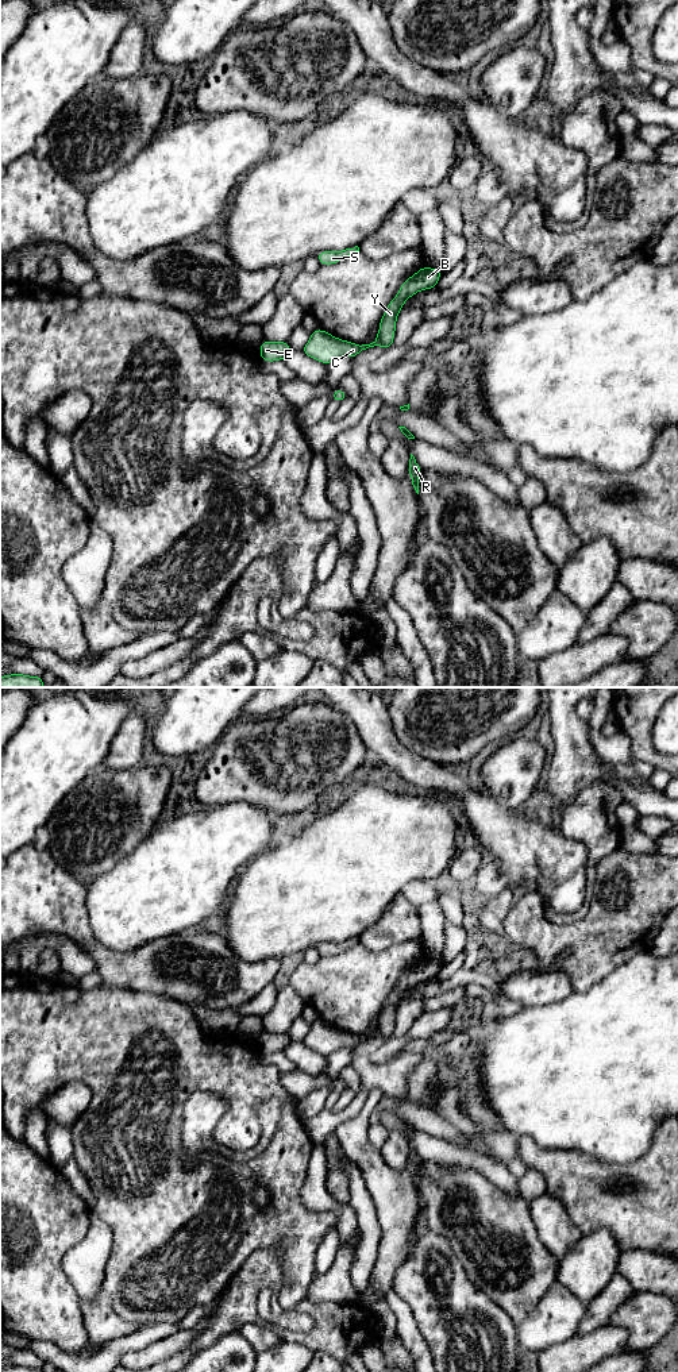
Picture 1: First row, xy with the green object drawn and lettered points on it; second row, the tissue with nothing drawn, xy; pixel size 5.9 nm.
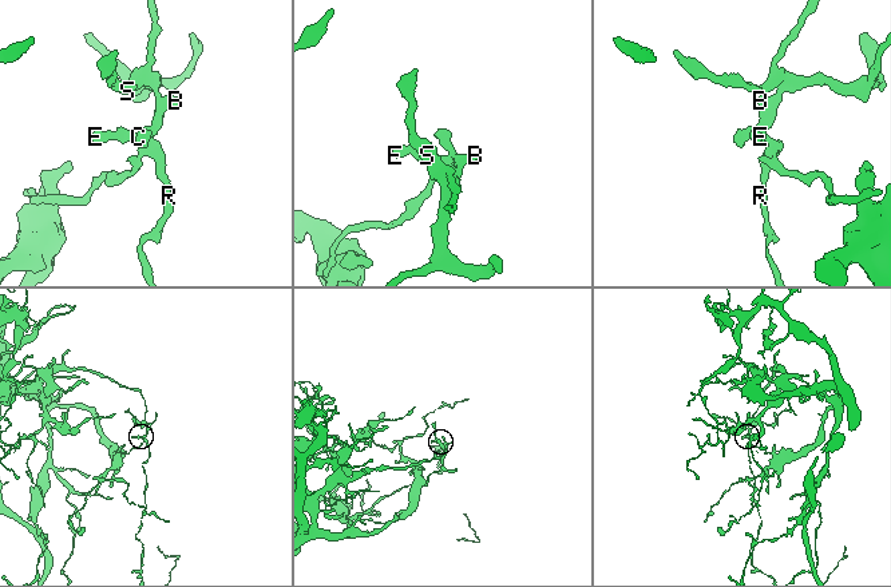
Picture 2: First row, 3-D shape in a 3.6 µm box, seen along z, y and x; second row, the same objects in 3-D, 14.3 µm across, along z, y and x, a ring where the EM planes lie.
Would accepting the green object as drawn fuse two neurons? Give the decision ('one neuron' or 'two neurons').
two neurons

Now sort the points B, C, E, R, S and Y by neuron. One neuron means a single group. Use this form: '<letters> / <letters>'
B S Y / C E R

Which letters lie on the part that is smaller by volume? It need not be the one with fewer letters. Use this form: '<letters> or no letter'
C, E, R

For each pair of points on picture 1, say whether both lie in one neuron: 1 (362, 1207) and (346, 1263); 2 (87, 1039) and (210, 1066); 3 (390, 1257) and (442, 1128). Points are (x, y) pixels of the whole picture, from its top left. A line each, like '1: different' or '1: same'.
1: different
2: same
3: different

